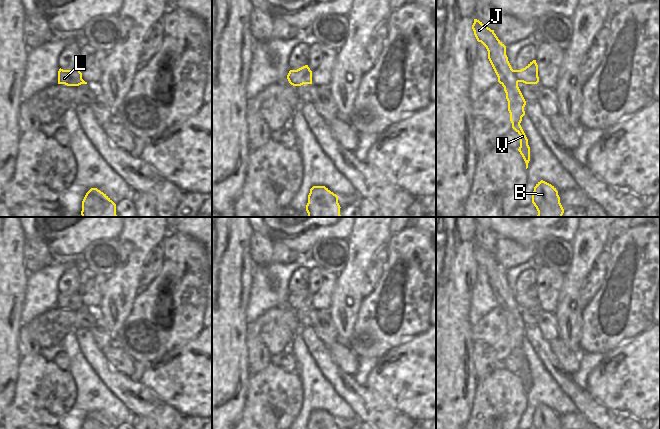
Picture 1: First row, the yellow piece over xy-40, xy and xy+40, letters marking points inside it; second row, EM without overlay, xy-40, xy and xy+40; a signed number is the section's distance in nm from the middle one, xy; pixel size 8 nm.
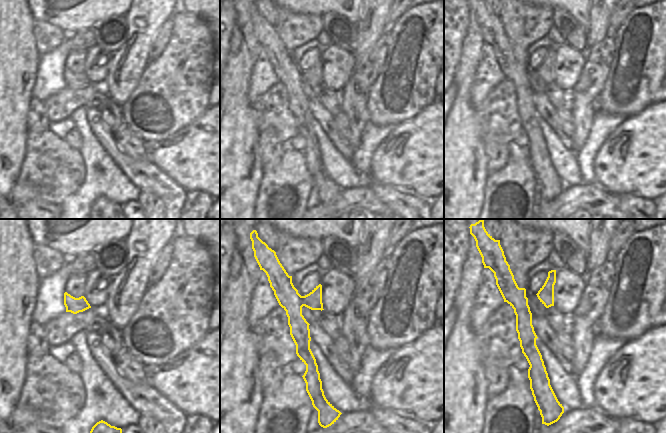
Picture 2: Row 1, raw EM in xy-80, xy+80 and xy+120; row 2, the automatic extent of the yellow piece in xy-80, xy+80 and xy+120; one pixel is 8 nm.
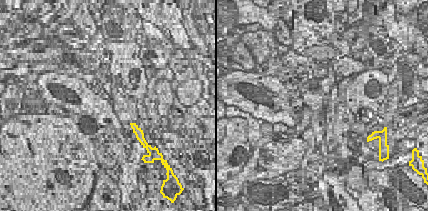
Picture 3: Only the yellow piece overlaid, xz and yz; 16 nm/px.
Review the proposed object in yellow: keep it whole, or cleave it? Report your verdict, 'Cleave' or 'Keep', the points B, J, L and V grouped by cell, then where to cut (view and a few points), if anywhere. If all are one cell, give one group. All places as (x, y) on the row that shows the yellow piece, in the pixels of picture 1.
Cleave. Groups: B J V / L. Split along xy+40 (515, 70), (515, 76), (518, 81)

